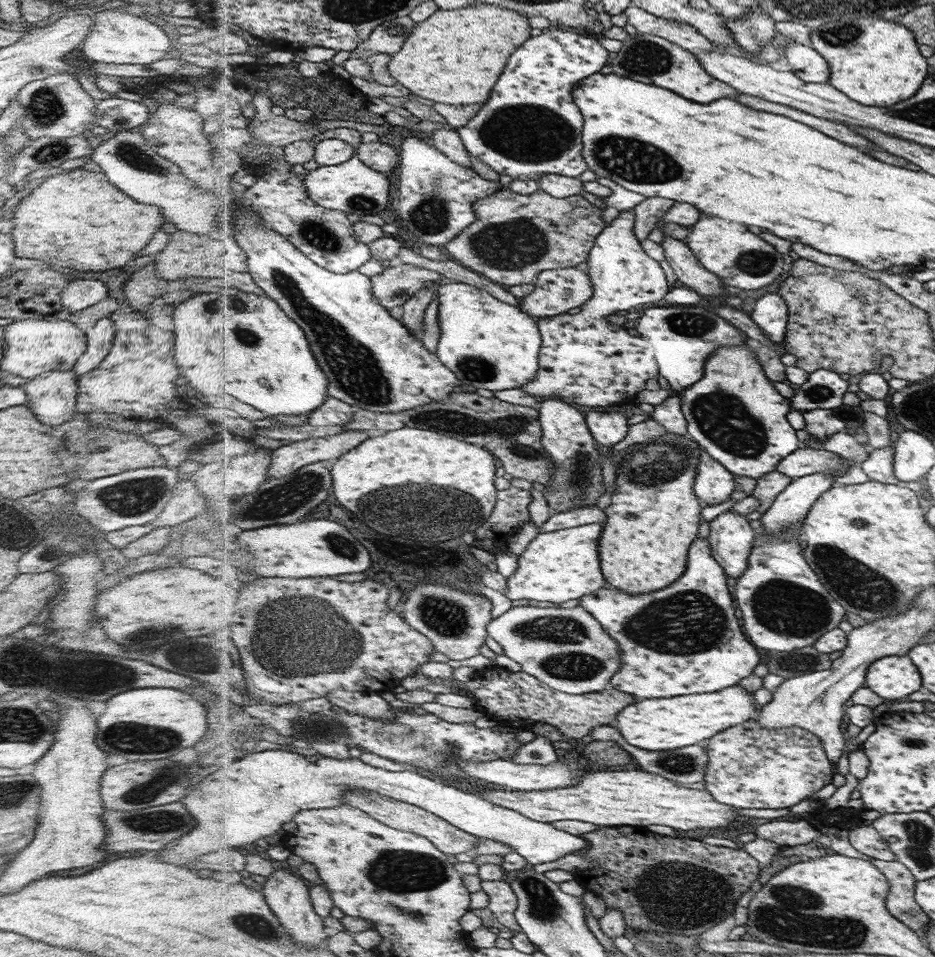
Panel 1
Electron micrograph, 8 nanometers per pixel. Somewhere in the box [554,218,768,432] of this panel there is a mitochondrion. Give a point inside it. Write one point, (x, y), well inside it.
(690, 323)

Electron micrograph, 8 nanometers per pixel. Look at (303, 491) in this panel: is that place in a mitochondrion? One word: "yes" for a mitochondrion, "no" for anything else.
yes

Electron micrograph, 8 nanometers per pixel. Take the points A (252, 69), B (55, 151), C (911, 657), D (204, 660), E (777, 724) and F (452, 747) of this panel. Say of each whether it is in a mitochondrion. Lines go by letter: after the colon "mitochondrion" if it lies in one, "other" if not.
A: other
B: mitochondrion
C: other
D: mitochondrion
E: other
F: mitochondrion

